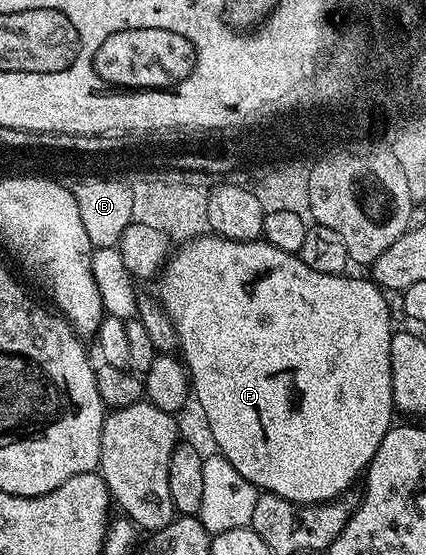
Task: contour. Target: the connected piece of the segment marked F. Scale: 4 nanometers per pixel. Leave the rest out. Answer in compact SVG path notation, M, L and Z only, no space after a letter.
M214 235L196 236L195 240L188 244L180 244L174 250L173 256L168 260L167 266L171 269L183 269L183 273L175 273L175 277L168 277L160 272L157 278L159 290L157 296L163 303L163 307L173 327L175 333L179 336L178 352L181 354L181 360L187 366L187 375L191 379L191 391L194 400L199 400L199 409L203 412L203 417L207 420L207 429L211 432L211 437L215 440L214 448L223 454L225 459L229 459L229 463L233 463L233 467L237 467L237 471L241 471L241 475L245 475L245 479L249 479L249 483L253 483L256 489L277 495L286 501L296 501L298 505L321 505L325 501L334 501L342 498L343 493L355 480L360 480L361 474L366 470L367 464L373 459L373 455L377 455L377 447L381 447L381 439L385 439L385 431L389 431L393 424L393 418L396 416L397 410L395 400L393 399L393 379L391 378L391 334L393 332L393 322L389 314L385 299L383 298L384 290L380 289L374 281L363 277L351 277L352 275L325 275L321 271L313 271L313 267L309 267L299 257L297 253L289 251L281 251L281 247L273 247L269 242L262 239L257 241L247 241L247 247L255 249L255 271L259 271L259 281L263 285L263 279L267 281L265 285L269 285L265 291L265 297L269 301L269 305L273 307L271 313L271 339L265 339L259 343L259 353L255 351L247 351L247 353L229 353L229 359L223 359L227 355L227 351L219 353L221 347L211 347L209 341L209 311L205 311L205 307L193 307L193 287L189 285L187 289L187 281L193 281L193 277L187 277L187 273L191 273L191 269L199 269L203 271L203 265L241 265L243 257L239 255L241 251L245 251L245 241L230 241L224 237L216 237Z

